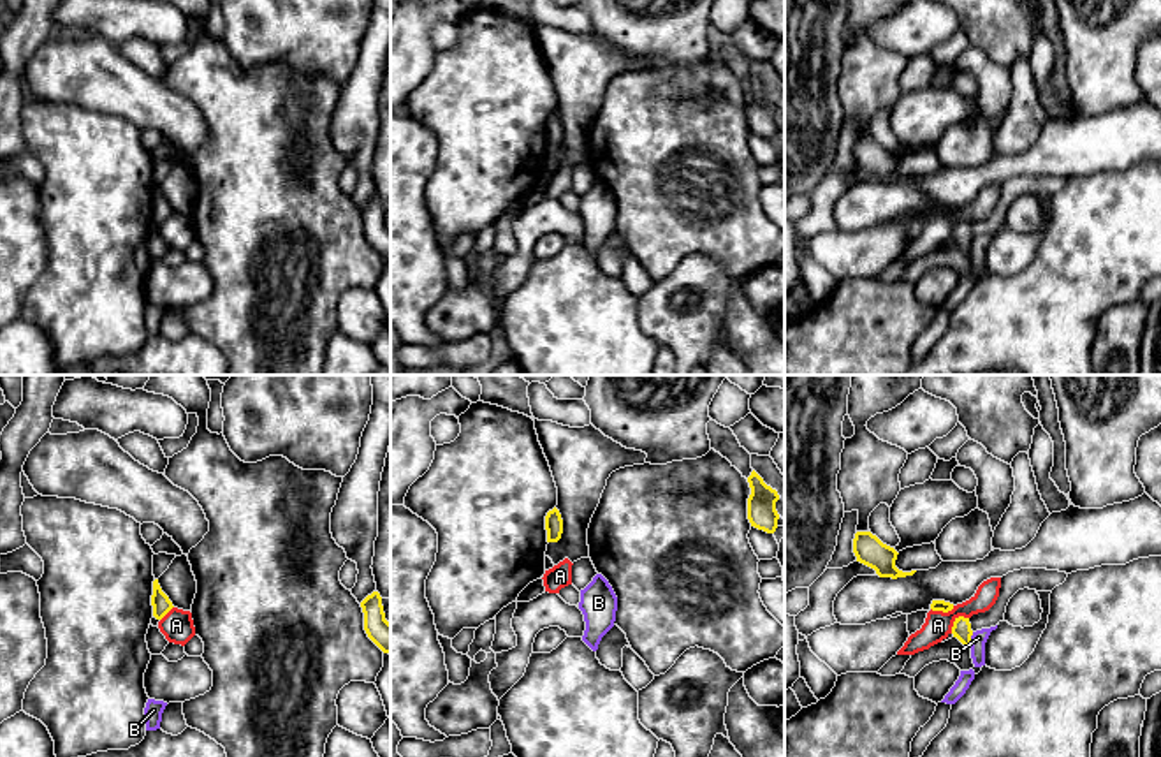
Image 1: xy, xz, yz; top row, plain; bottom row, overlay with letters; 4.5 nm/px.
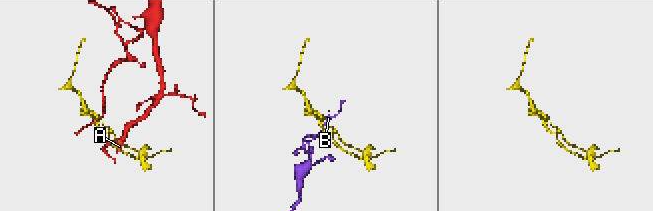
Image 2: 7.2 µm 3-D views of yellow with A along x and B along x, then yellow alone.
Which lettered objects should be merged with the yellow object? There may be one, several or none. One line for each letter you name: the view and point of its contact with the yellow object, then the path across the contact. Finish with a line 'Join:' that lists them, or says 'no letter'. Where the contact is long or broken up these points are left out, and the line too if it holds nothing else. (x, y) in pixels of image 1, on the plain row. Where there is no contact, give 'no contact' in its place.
Join: no letter

